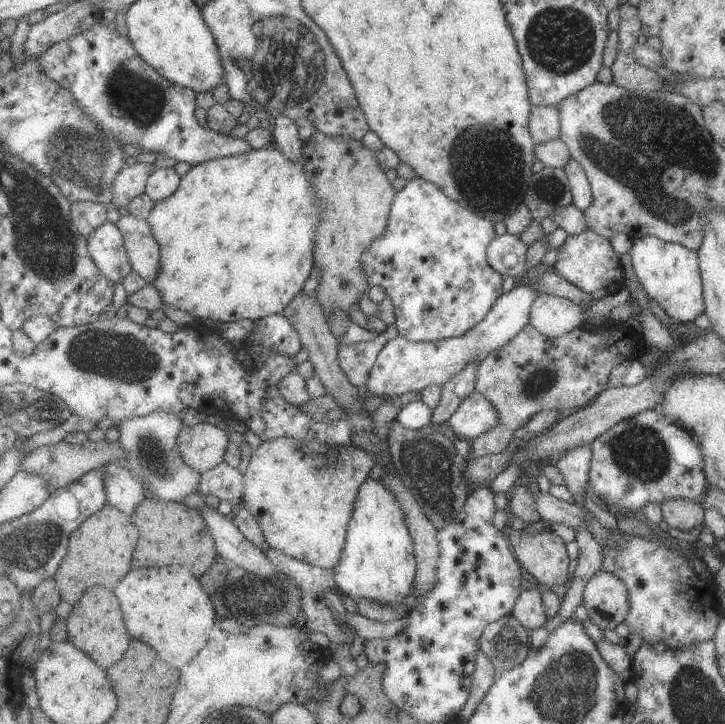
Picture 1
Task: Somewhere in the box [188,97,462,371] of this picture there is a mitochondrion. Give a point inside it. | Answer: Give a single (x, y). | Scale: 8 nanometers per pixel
(236, 107)

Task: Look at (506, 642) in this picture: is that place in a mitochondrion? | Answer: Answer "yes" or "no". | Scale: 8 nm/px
yes

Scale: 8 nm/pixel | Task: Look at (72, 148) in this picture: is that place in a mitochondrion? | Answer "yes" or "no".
yes

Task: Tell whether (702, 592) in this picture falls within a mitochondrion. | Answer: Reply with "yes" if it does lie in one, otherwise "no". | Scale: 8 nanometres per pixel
no

